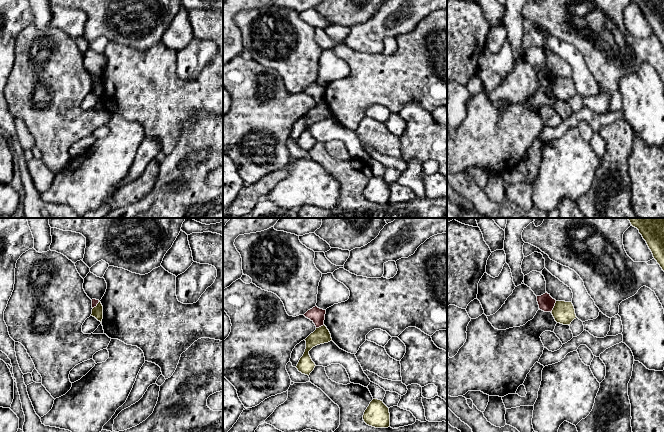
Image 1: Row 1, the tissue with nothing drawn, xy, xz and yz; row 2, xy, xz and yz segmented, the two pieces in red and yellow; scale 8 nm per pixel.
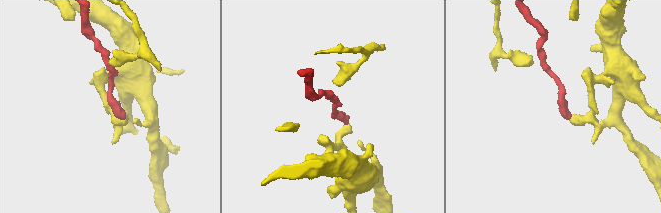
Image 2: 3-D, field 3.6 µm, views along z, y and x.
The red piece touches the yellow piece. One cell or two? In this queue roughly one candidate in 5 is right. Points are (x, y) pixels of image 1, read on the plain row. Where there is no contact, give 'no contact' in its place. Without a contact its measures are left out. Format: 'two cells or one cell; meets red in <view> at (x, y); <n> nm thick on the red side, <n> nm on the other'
two cells; meets red in yz at (553, 83); 130 nm thick on the red side, 180 nm on the other

